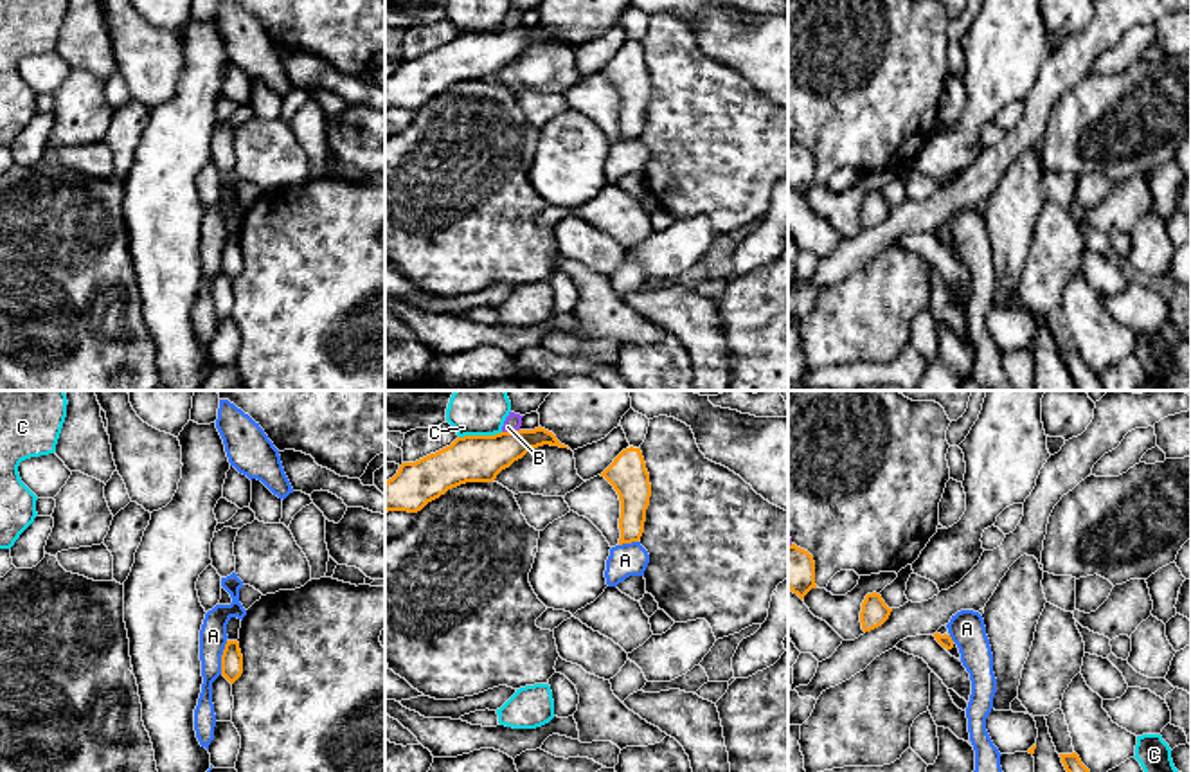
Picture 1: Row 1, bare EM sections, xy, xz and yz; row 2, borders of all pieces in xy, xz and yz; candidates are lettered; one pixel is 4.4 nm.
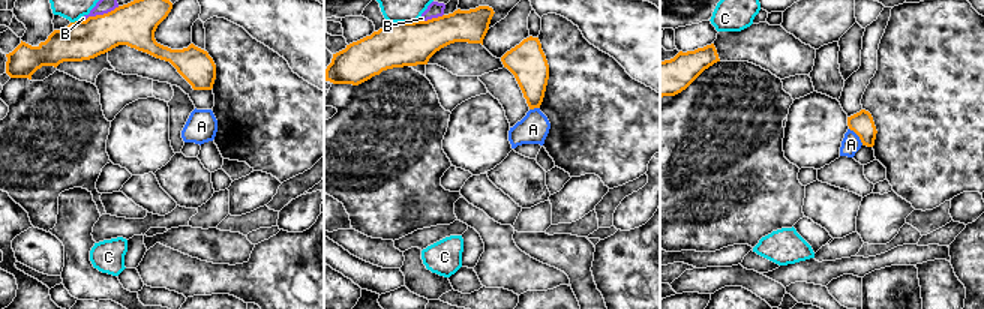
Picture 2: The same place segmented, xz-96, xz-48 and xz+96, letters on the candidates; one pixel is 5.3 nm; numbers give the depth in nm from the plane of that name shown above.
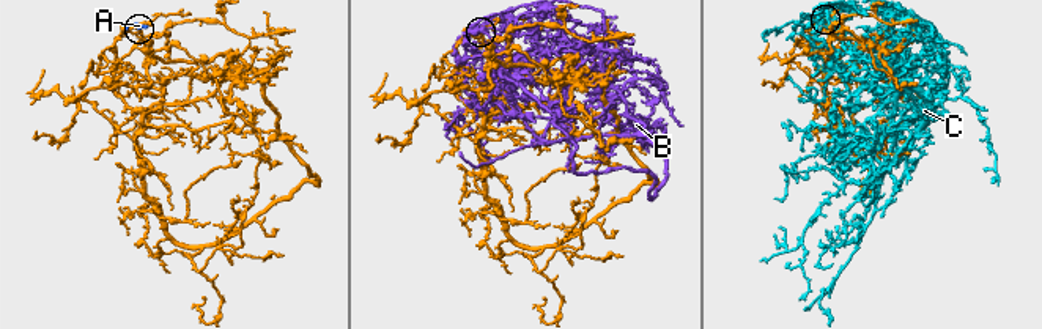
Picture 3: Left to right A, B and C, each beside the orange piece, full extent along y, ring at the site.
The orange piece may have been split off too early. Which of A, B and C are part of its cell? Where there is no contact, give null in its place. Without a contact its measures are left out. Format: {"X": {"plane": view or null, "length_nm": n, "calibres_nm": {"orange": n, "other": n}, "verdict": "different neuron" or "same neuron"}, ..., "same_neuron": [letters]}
{"A": {"plane": "xy", "length_nm": 160, "calibres_nm": {"orange": 100, "other": 130}, "verdict": "different neuron"}, "B": {"plane": "xz", "length_nm": 80, "calibres_nm": {"orange": 200, "other": 80}, "verdict": "different neuron"}, "C": {"plane": "xz", "length_nm": 190, "calibres_nm": {"orange": 200, "other": 260}, "verdict": "different neuron"}, "same_neuron": []}

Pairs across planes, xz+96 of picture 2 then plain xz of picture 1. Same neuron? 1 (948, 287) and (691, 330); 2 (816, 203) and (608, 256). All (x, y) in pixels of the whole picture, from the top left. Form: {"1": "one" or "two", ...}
{"1": "one", "2": "one"}

